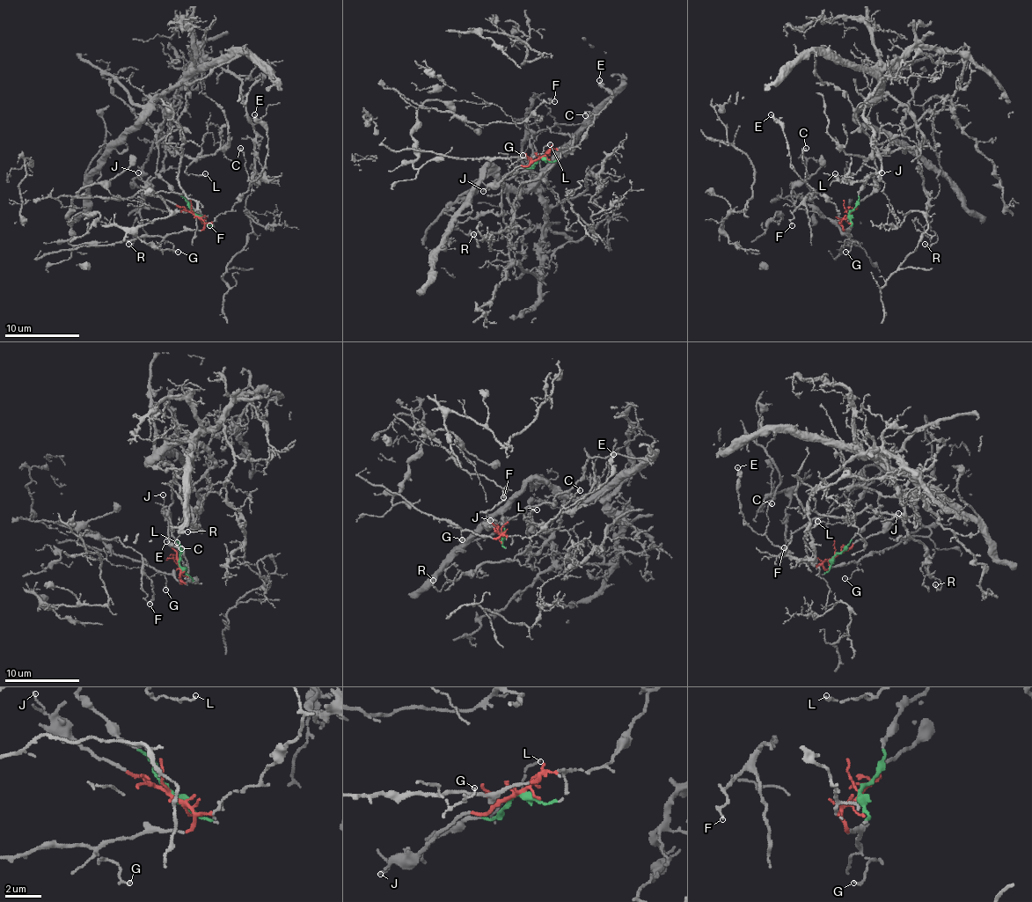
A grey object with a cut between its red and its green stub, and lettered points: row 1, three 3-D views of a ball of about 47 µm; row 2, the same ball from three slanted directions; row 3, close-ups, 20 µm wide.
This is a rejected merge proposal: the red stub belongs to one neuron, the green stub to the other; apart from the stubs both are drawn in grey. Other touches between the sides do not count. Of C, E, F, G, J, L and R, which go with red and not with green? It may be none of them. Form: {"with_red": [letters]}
{"with_red": ["C", "E", "F", "G", "J"]}

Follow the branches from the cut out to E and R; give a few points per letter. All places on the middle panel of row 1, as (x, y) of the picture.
E: (538, 158), (550, 150), (574, 147), (582, 140), (586, 130), (608, 104), (612, 93), (599, 80)
R: (538, 158), (501, 183), (523, 172), (535, 134), (580, 127), (513, 190), (515, 230), (479, 246), (473, 233)

